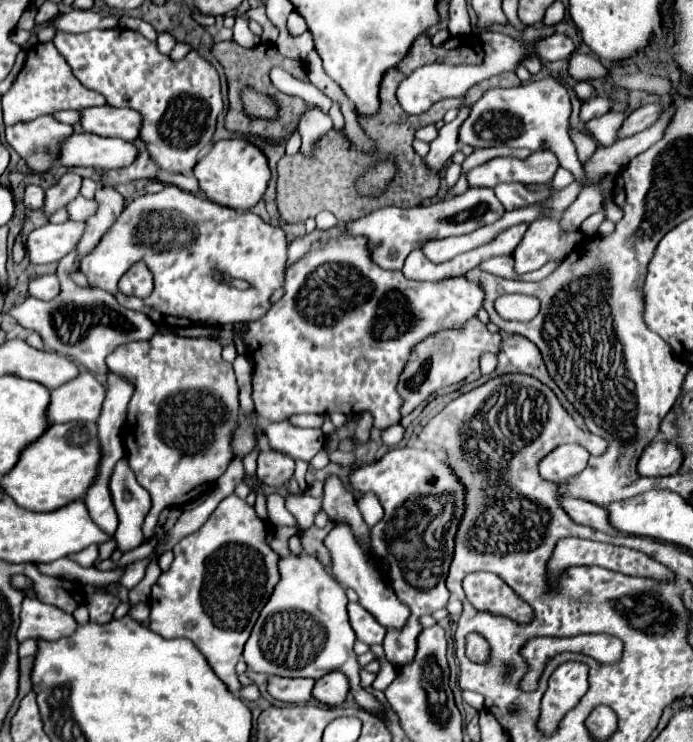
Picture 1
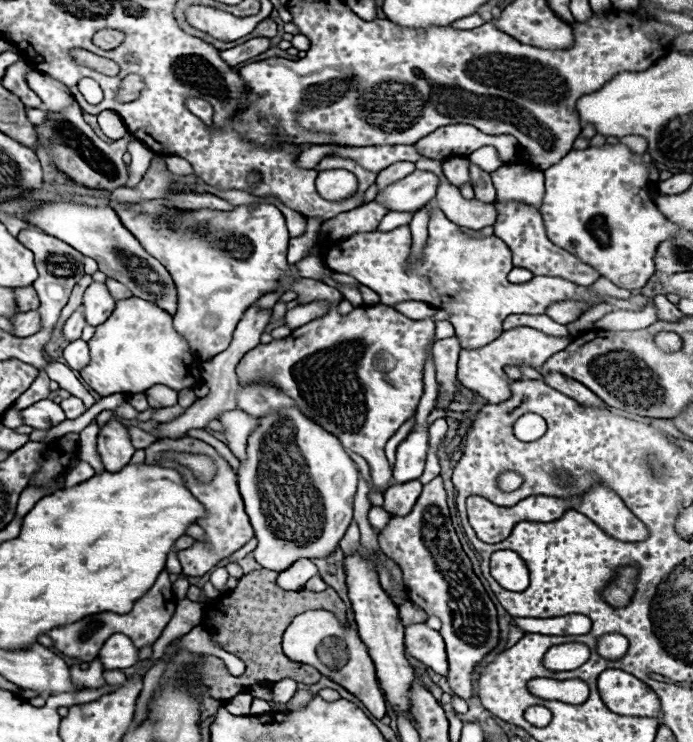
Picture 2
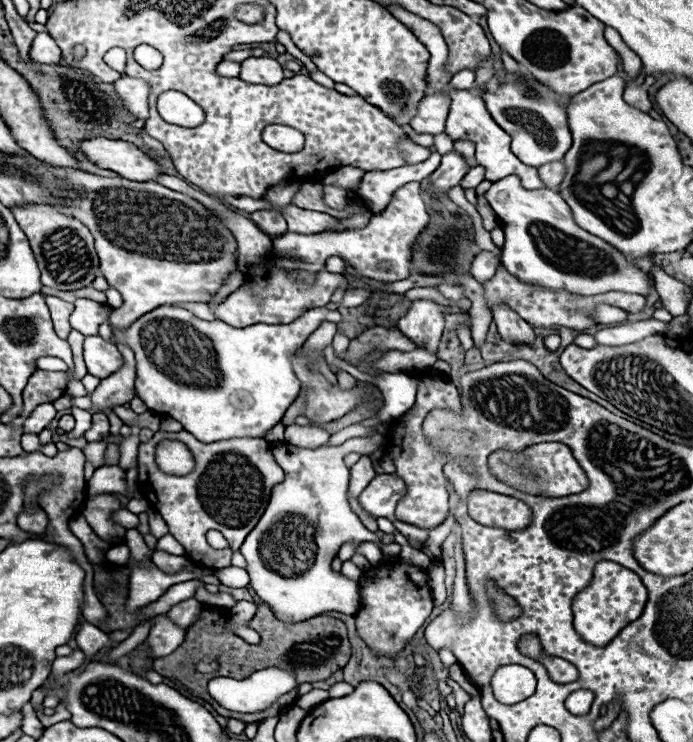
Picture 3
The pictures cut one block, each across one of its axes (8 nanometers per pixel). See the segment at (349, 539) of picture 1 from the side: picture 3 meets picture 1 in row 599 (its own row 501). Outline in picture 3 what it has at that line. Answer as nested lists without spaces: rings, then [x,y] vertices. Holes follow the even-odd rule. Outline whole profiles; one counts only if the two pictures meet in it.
[[[378,474],[358,496],[360,506],[372,516],[394,516],[398,500],[404,496],[404,482],[392,474]]]

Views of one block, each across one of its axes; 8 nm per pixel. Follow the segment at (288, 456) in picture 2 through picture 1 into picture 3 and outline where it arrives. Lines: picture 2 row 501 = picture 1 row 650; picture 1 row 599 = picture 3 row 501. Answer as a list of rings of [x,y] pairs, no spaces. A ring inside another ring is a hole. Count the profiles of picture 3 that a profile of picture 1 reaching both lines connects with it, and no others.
[[[372,432],[370,436],[350,438],[342,446],[320,446],[316,450],[300,448],[292,444],[274,444],[272,454],[276,462],[284,468],[284,482],[272,490],[272,498],[266,506],[266,512],[262,514],[256,528],[248,534],[244,544],[240,546],[240,552],[246,558],[246,572],[250,574],[250,588],[256,592],[256,596],[266,602],[274,616],[282,622],[304,622],[308,618],[318,616],[320,612],[342,612],[342,614],[356,614],[360,606],[360,592],[358,584],[354,580],[348,580],[342,572],[332,570],[332,558],[338,554],[340,546],[344,542],[366,542],[372,540],[381,549],[382,542],[376,538],[374,532],[366,530],[360,522],[360,518],[352,512],[348,504],[348,480],[350,470],[344,464],[344,456],[348,452],[358,452],[362,456],[370,456],[378,448],[384,446],[386,436]]]

